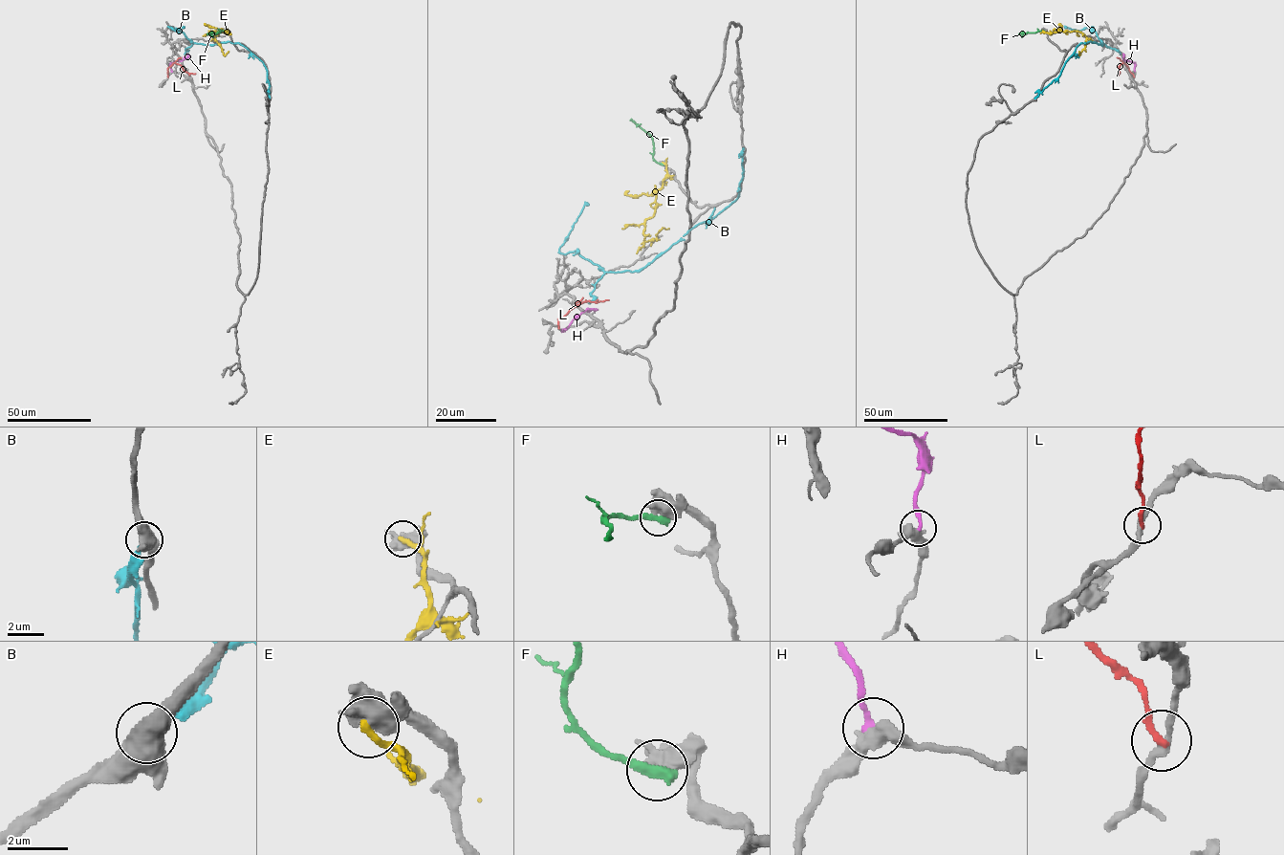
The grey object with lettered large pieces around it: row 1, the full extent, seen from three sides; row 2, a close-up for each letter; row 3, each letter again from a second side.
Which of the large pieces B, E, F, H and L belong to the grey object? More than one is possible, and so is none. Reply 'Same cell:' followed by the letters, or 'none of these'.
Same cell: H

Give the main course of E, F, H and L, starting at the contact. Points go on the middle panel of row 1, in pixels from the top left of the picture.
E: (663, 163), (667, 174), (656, 193), (654, 214), (645, 220), (644, 242), (655, 239), (663, 228), (668, 229)
F: (662, 164), (652, 157), (652, 139), (630, 120)
H: (566, 329), (581, 313), (595, 310), (590, 308)
L: (559, 328), (558, 319), (581, 303), (608, 300)

